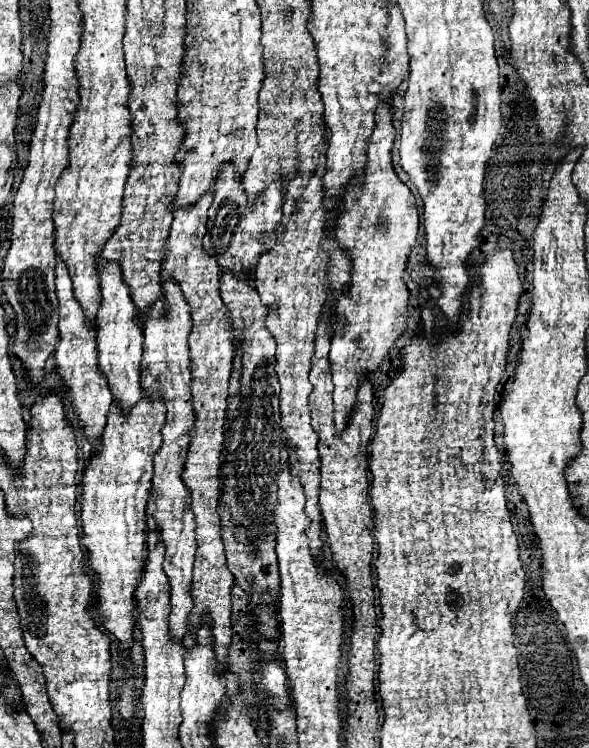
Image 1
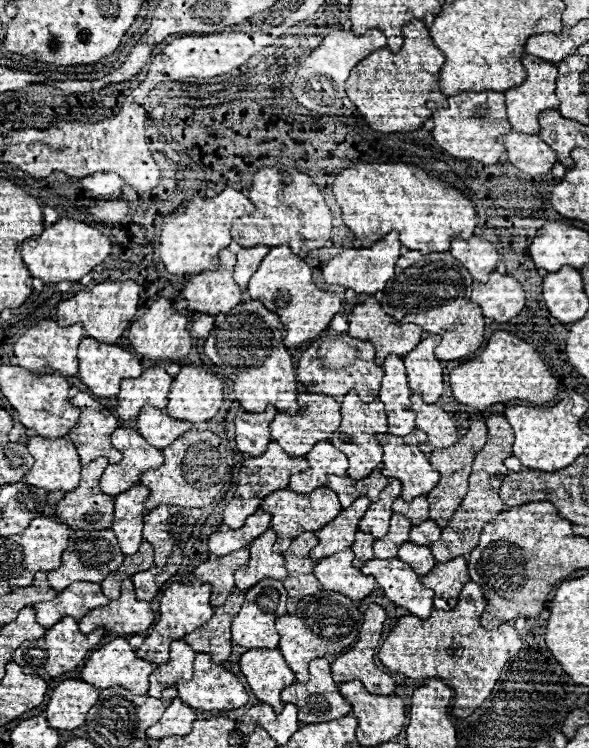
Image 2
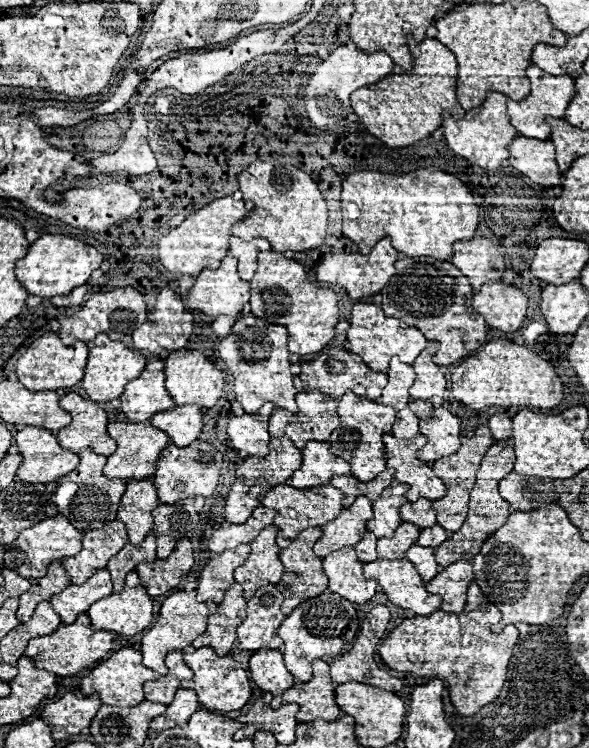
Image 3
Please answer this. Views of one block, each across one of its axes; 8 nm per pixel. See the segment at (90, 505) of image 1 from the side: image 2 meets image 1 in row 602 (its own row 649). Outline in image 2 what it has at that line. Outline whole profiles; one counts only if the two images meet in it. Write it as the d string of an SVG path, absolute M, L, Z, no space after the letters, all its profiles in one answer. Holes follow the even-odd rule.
M116 638L112 642L108 642L106 646L102 646L100 650L94 650L84 668L82 668L82 680L92 684L94 688L98 690L106 690L106 688L112 688L112 686L122 686L138 696L144 696L148 692L148 676L152 674L154 666L146 660L140 660L136 658L136 652L134 648L124 640L124 638Z

